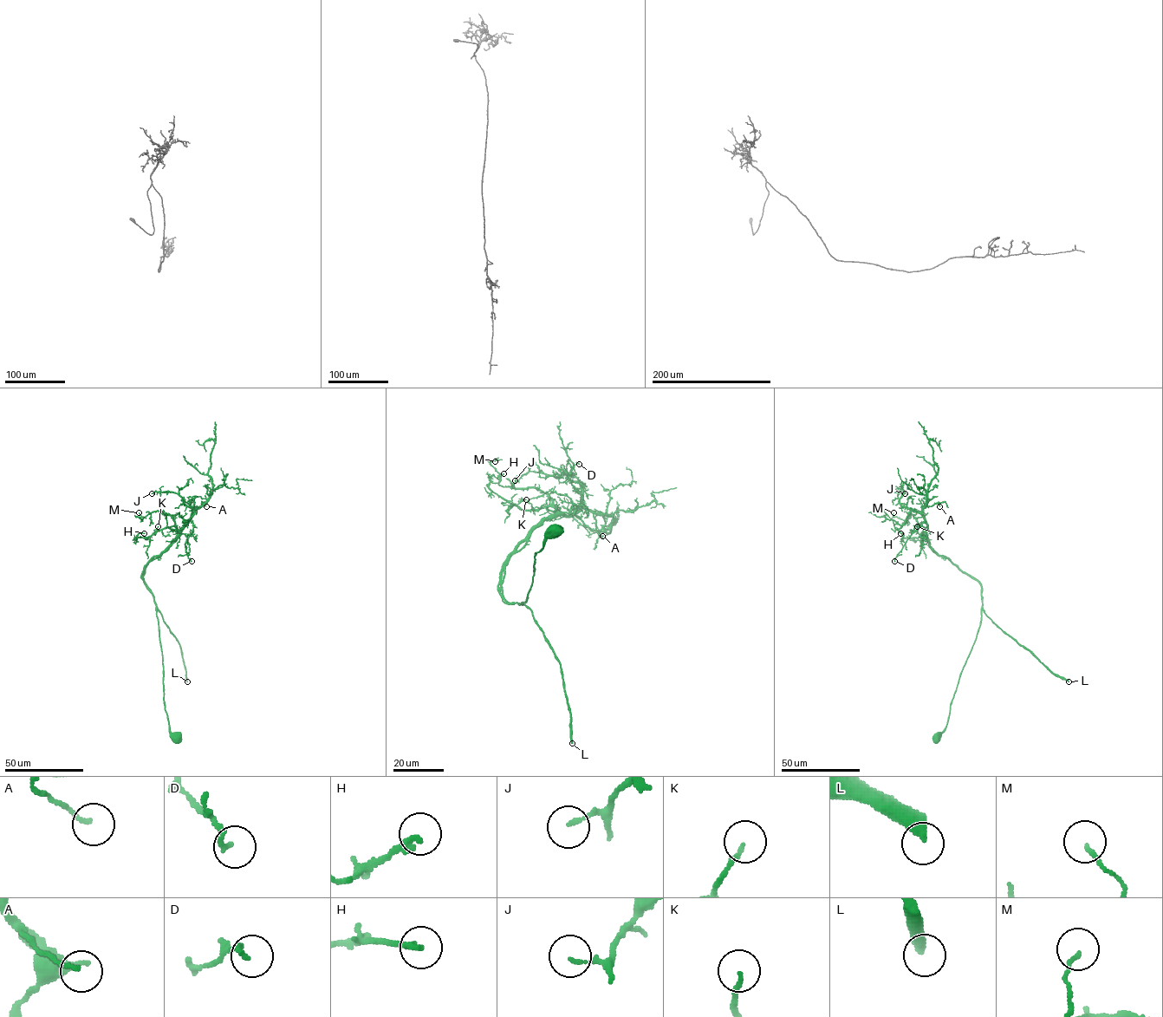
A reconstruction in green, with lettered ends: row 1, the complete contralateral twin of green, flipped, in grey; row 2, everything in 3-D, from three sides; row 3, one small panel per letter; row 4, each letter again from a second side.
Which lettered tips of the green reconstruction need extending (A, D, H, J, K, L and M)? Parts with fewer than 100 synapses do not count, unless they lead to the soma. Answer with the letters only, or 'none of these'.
L

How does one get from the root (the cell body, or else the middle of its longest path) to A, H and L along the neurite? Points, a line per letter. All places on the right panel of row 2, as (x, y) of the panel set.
A: (937, 739), (946, 724), (982, 608), (979, 583), (930, 545), (922, 510), (939, 506)
H: (937, 739), (946, 724), (980, 625), (981, 586), (939, 556), (921, 526), (918, 537), (900, 533)
L: (937, 739), (946, 724), (959, 674), (980, 625), (982, 608), (1003, 631), (1052, 672), (1068, 681)

